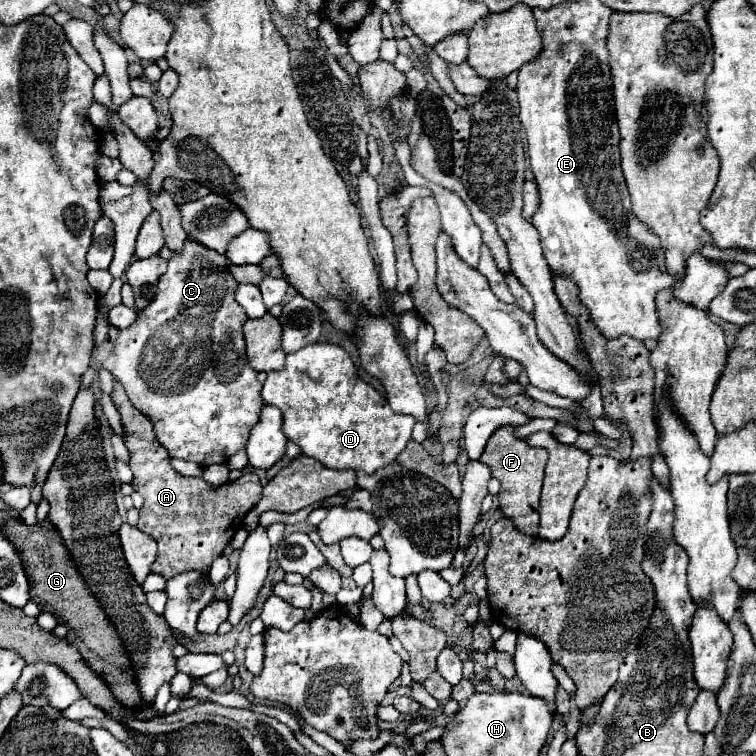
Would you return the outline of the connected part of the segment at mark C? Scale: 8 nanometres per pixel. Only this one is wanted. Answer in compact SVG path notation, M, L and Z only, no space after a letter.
M191 238L185 240L183 244L183 250L179 250L179 254L171 254L169 258L169 268L167 272L159 278L159 284L157 284L157 294L155 294L155 300L137 312L137 320L127 328L127 330L121 330L119 336L117 336L117 342L115 342L115 348L111 352L111 356L103 362L103 366L123 384L129 400L141 410L145 412L153 422L155 422L155 434L157 434L157 440L169 450L169 454L173 458L179 458L179 460L187 460L187 462L195 462L199 466L209 466L209 464L223 464L227 462L229 456L233 456L237 450L245 448L247 444L247 438L249 438L249 430L251 426L259 420L259 412L263 408L263 398L261 398L261 384L257 382L257 372L249 366L247 362L247 356L245 356L245 340L243 340L243 324L247 320L247 314L245 310L237 304L235 300L235 290L237 290L237 282L235 278L229 274L227 270L227 258Z

